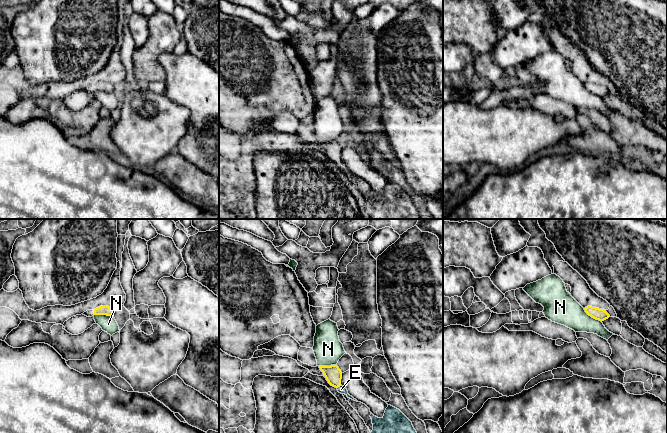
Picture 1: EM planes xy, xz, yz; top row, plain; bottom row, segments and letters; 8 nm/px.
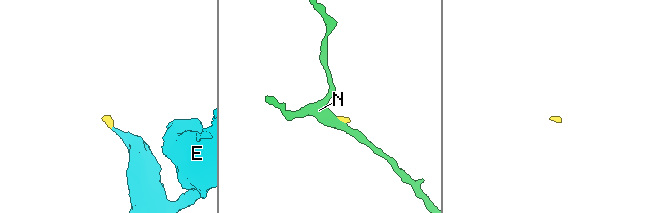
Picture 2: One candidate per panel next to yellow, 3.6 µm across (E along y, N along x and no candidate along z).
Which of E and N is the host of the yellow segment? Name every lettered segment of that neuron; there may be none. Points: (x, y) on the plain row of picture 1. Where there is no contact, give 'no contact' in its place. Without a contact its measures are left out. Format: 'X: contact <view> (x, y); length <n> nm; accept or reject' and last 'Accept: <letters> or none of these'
E: contact xz (339, 162); length 50 nm; accept
N: contact yz (592, 93); length 190 nm; reject
Accept: E

